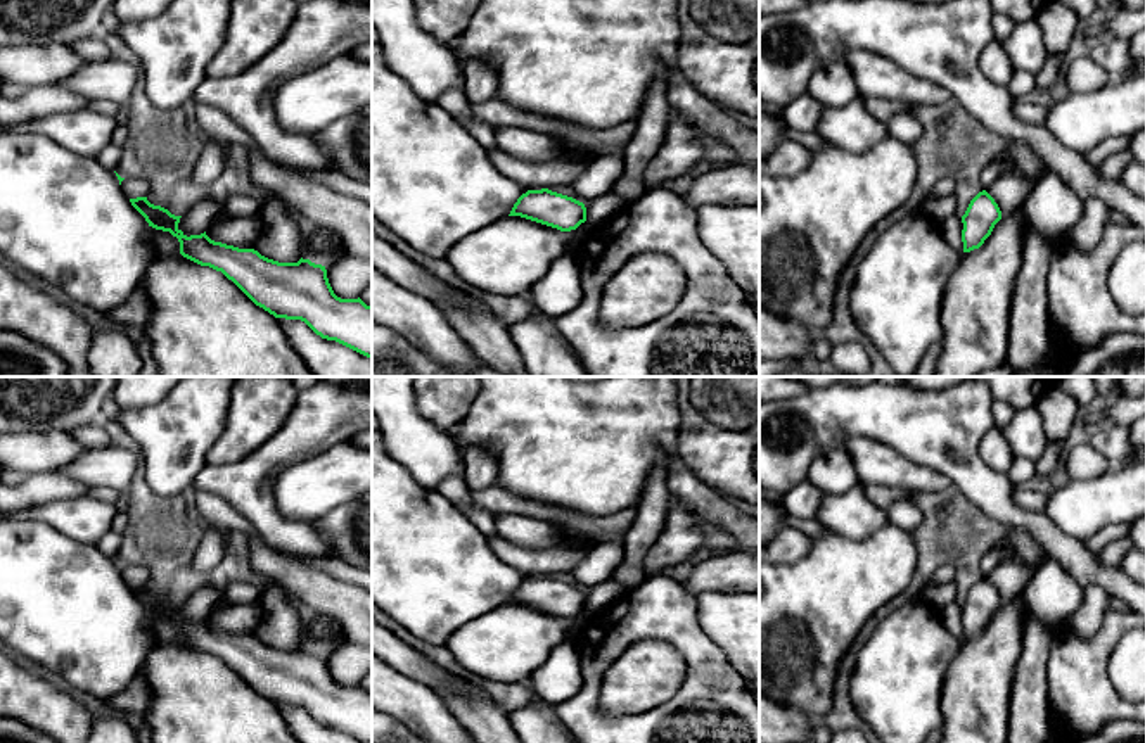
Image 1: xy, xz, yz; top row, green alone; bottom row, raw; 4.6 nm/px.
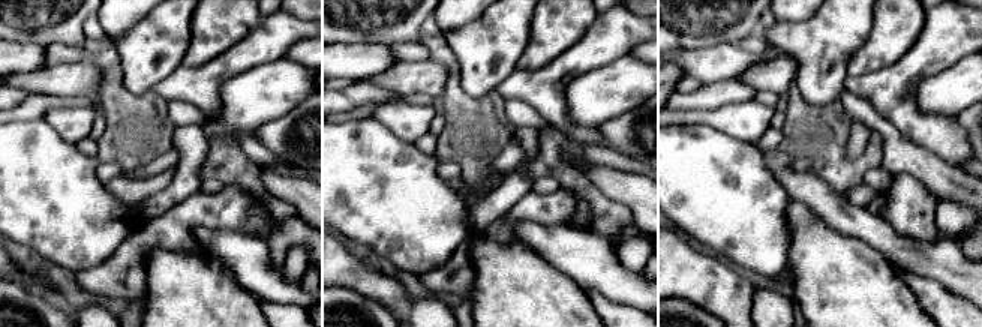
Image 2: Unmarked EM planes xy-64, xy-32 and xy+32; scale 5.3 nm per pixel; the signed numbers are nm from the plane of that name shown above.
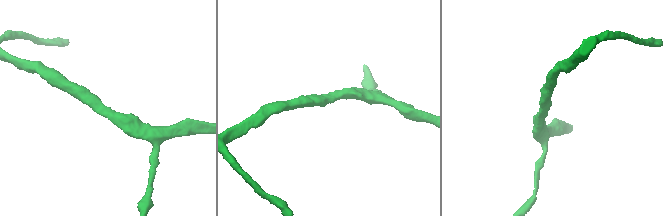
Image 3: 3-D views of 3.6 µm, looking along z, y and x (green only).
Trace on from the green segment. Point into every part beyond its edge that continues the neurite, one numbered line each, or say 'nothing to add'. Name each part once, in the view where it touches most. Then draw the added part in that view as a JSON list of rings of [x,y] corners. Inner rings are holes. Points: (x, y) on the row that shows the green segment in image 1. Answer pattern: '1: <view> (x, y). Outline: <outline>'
nothing to add

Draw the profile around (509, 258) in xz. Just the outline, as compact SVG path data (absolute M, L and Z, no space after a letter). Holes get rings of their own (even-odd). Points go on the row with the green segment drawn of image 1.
M505 216L462 238L445 259L467 285L512 297L529 295L567 252L571 249L564 232L521 216Z

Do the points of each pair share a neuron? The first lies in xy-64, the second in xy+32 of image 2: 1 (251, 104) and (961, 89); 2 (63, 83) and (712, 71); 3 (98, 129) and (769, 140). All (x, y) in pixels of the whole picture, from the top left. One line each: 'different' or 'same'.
1: same
2: different
3: different

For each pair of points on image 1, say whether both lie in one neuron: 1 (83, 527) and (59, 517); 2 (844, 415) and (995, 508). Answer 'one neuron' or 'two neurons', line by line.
1: one neuron
2: one neuron

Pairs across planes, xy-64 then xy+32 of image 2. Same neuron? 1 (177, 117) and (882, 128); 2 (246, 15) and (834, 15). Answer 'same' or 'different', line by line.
1: same
2: different

